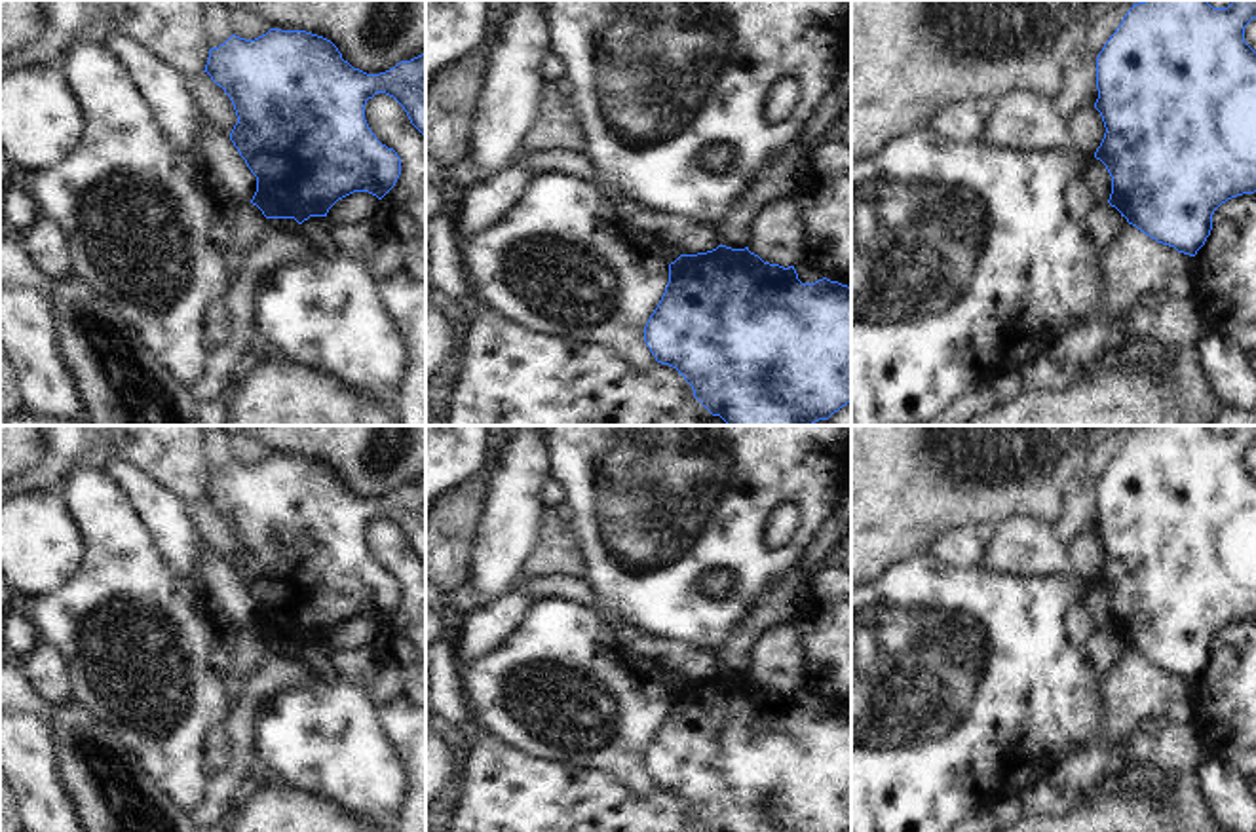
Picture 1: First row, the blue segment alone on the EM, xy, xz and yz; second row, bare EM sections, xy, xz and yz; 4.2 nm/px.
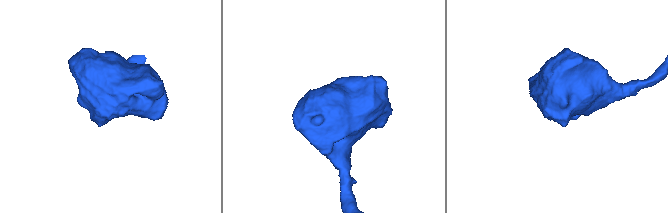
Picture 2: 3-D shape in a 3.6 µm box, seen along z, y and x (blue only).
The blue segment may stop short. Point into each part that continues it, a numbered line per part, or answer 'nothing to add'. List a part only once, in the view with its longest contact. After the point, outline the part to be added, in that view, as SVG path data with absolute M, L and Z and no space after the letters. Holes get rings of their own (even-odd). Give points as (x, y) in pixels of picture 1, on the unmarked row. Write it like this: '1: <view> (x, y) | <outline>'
nothing to add

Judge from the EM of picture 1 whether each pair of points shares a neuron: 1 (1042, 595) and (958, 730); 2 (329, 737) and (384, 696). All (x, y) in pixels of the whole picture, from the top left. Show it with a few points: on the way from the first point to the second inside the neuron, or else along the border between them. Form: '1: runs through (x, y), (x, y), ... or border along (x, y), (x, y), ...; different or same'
1: runs through (1013, 629), (971, 671), (958, 688), (958, 696); same
2: border along (363, 690), (390, 745); different

